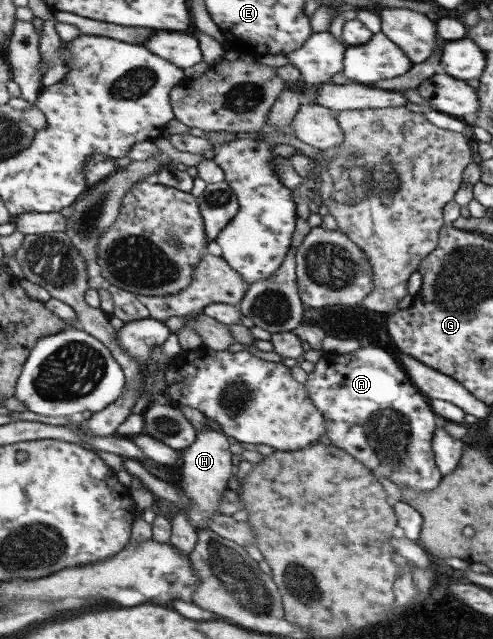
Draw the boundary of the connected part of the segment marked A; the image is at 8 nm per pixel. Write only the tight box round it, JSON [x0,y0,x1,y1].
[304,347,443,491]

